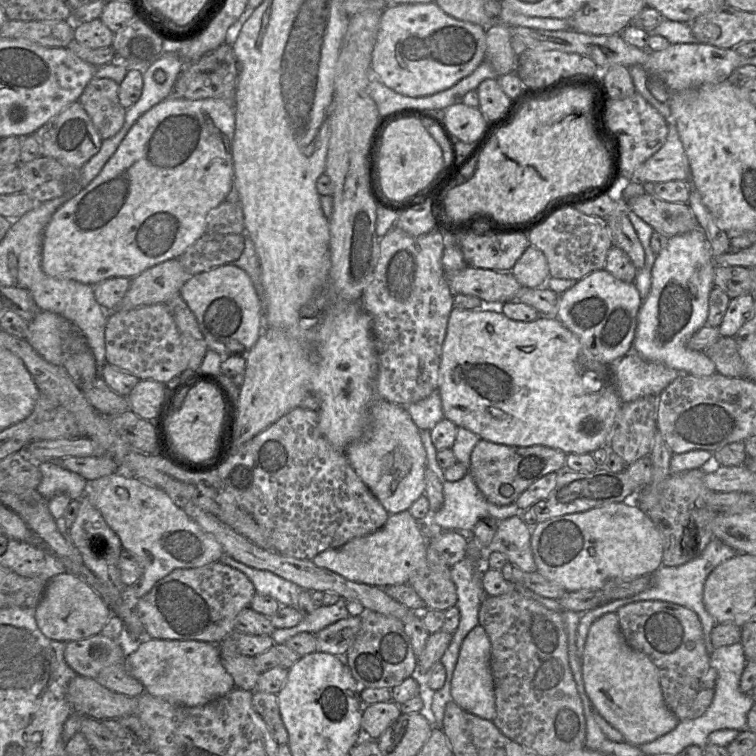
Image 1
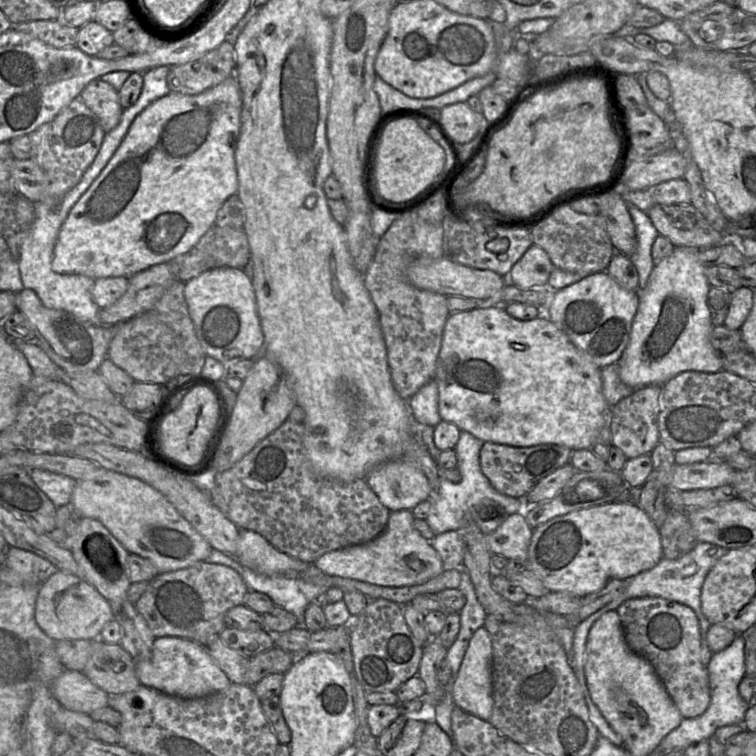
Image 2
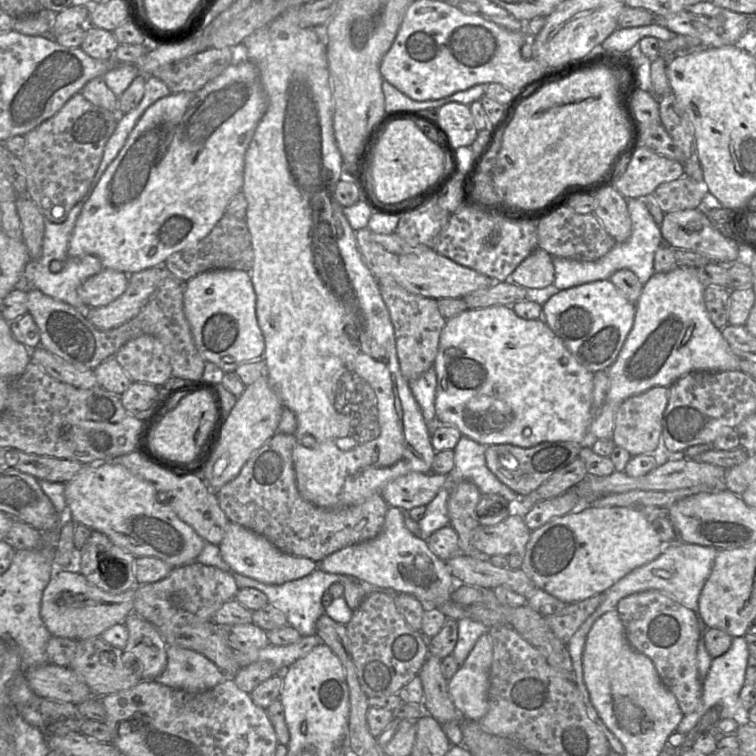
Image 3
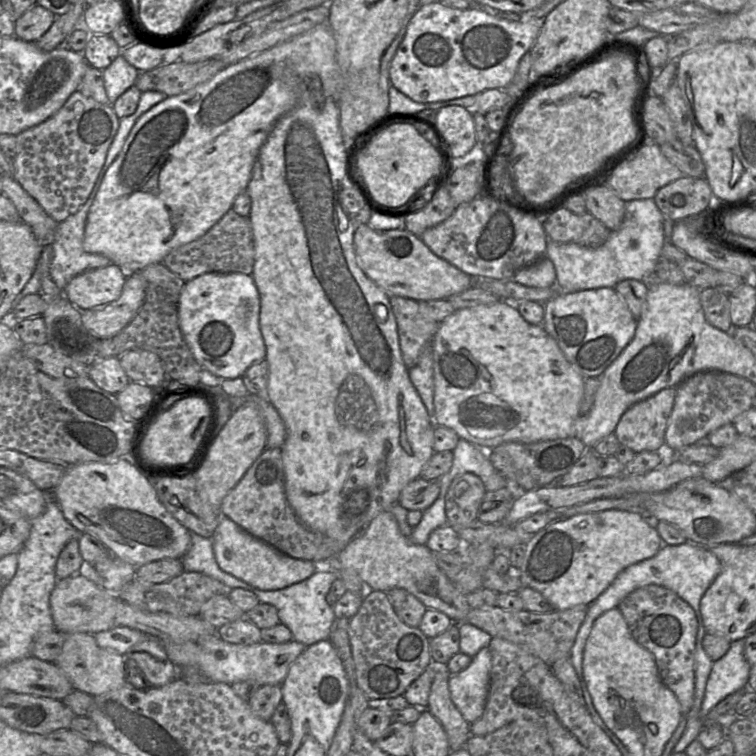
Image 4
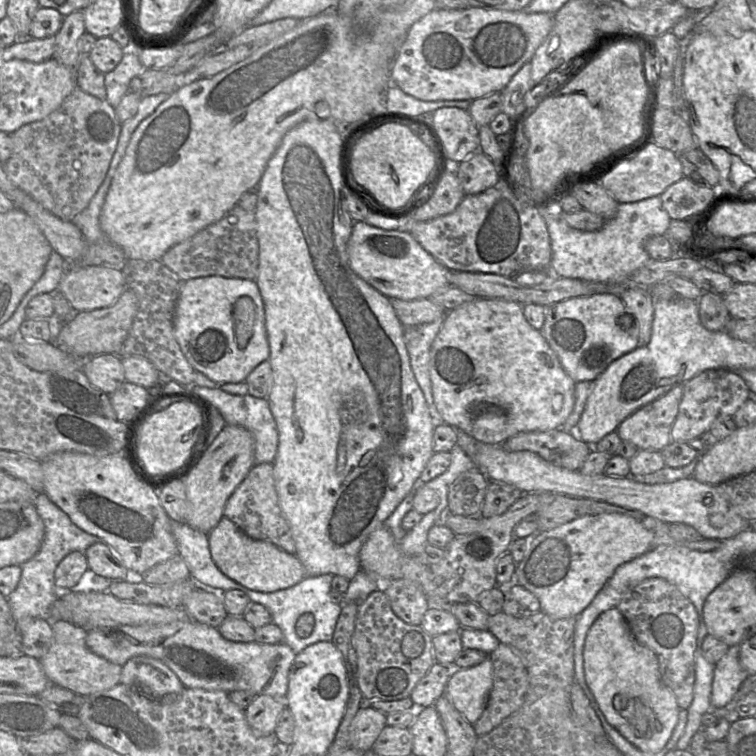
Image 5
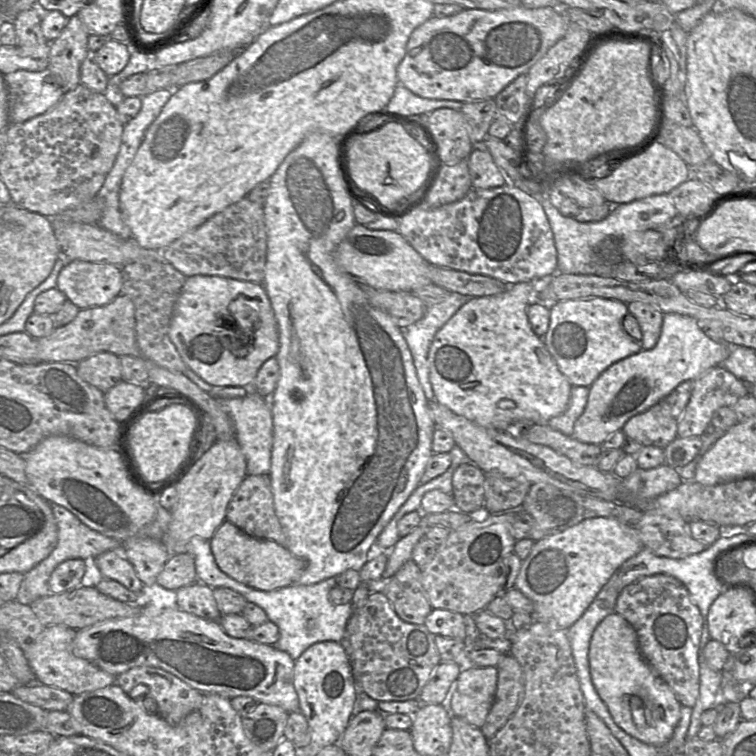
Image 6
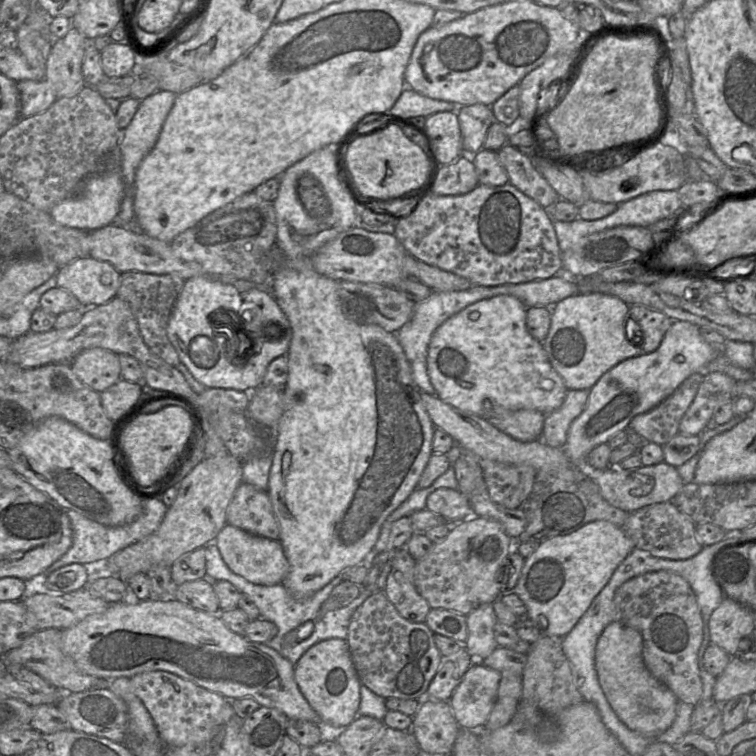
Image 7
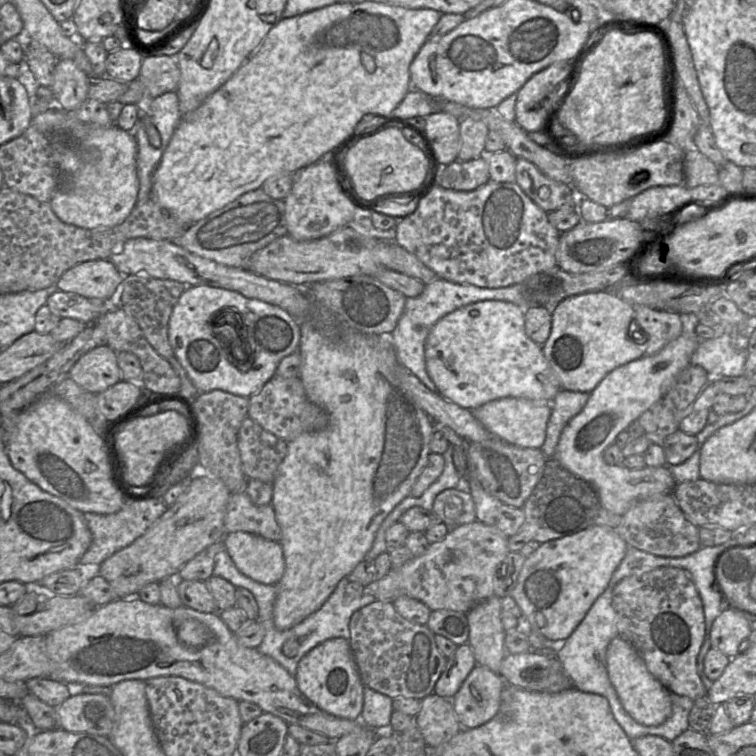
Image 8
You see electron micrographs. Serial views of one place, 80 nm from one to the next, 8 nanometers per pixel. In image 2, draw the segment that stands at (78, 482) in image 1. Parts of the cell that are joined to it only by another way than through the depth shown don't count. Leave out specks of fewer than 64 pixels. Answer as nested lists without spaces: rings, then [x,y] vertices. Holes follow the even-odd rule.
[[[41,469],[31,470],[30,475],[37,487],[53,502],[56,508],[70,504],[77,483],[75,479]]]

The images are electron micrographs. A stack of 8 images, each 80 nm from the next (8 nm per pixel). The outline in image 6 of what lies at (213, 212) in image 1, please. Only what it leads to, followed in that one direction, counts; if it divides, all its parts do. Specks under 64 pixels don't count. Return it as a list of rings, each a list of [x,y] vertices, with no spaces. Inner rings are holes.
[[[269,180],[257,184],[246,197],[214,214],[164,247],[161,257],[186,277],[218,275],[262,284],[267,253],[263,205],[269,189]]]

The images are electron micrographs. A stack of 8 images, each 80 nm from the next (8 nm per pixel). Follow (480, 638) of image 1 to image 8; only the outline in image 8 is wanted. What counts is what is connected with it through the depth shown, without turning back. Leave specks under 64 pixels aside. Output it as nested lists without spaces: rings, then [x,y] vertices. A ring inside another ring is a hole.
[[[476,664],[451,699],[461,727],[473,729],[490,721],[499,711],[505,685],[499,673]]]

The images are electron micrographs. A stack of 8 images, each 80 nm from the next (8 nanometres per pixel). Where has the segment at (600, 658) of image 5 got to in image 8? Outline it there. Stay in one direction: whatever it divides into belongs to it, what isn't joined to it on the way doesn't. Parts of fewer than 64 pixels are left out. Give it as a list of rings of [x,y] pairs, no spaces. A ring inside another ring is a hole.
[[[620,636],[609,643],[606,668],[623,708],[636,722],[645,726],[658,726],[671,715],[671,692],[652,676],[640,654]]]

